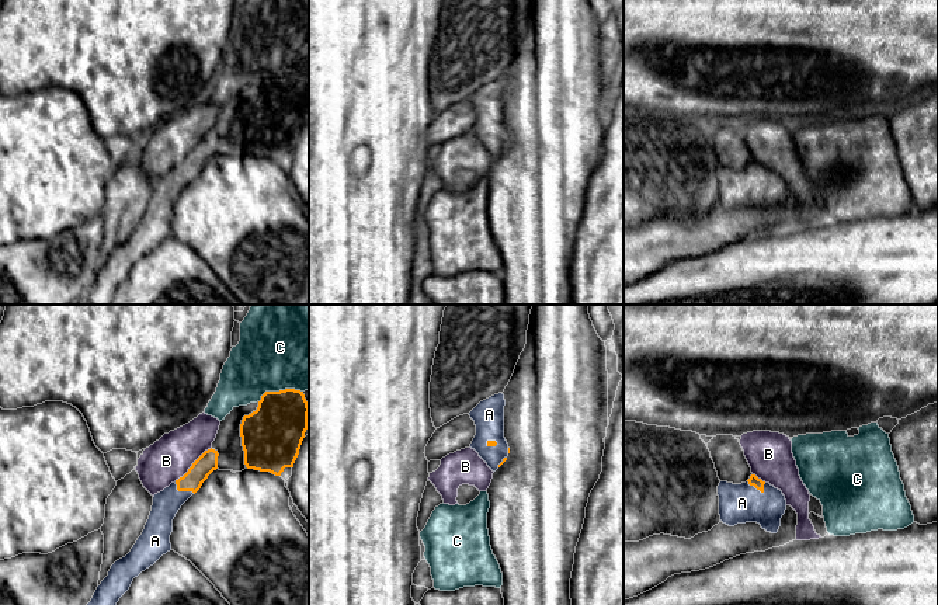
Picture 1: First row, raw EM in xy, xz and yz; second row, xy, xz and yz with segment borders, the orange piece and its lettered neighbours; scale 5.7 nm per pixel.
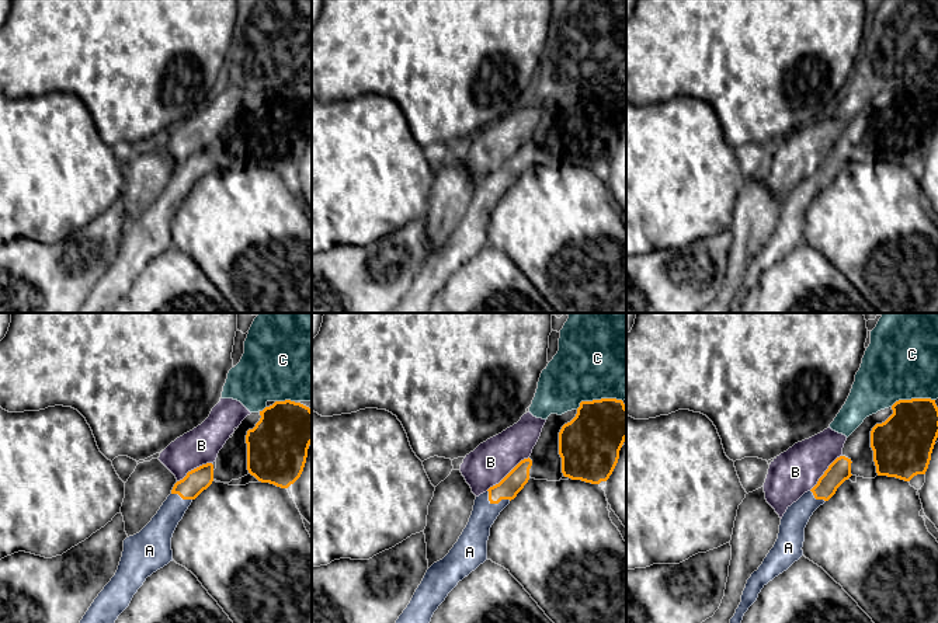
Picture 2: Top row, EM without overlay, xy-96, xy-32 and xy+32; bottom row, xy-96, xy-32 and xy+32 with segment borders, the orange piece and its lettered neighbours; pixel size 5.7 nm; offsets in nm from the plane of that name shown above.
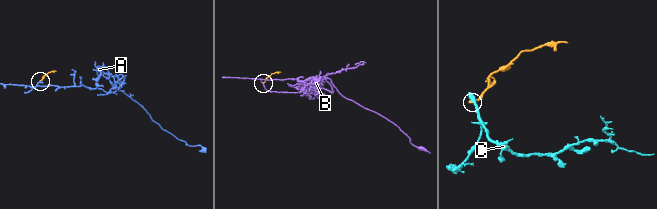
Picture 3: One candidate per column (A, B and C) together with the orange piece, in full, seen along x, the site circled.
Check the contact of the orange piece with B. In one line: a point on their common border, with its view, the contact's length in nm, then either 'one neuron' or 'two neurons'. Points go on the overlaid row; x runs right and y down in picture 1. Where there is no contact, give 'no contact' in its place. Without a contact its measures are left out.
xy (193, 465) | 300 nm | two neurons

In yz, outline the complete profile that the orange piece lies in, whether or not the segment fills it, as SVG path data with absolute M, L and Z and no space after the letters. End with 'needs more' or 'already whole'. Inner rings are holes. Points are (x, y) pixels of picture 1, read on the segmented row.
M751 474L746 483L720 481L718 486L720 521L729 526L757 522L762 529L777 533L786 510L781 490Z; needs more

